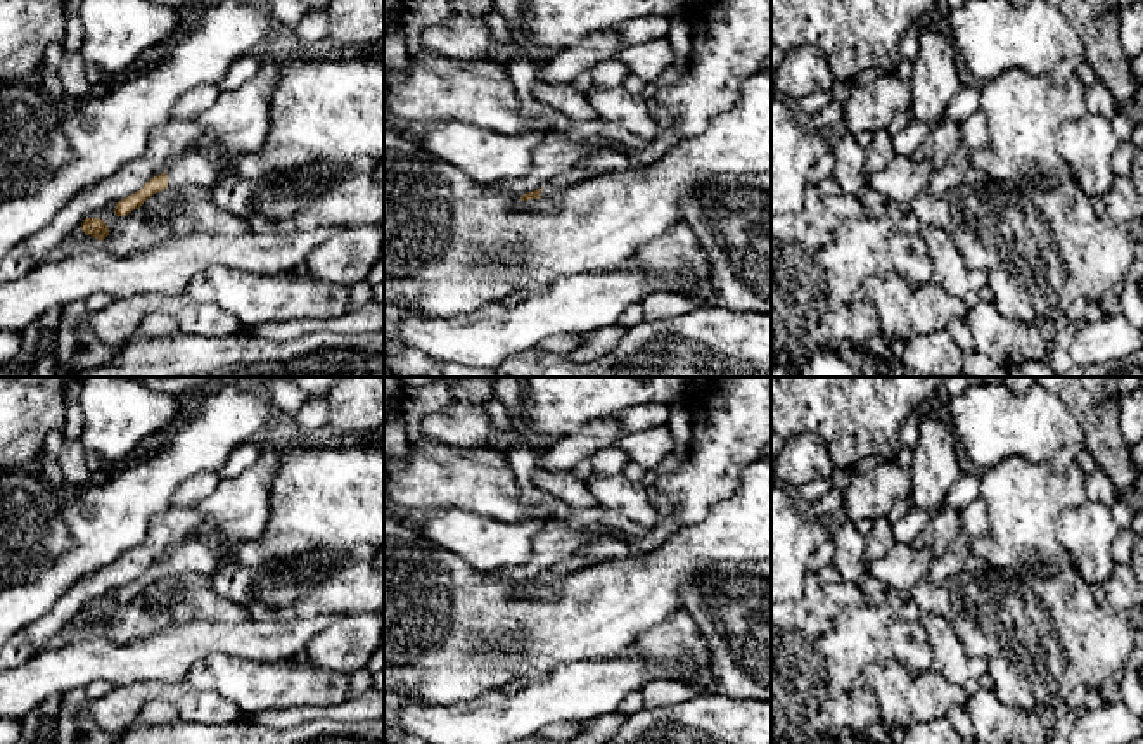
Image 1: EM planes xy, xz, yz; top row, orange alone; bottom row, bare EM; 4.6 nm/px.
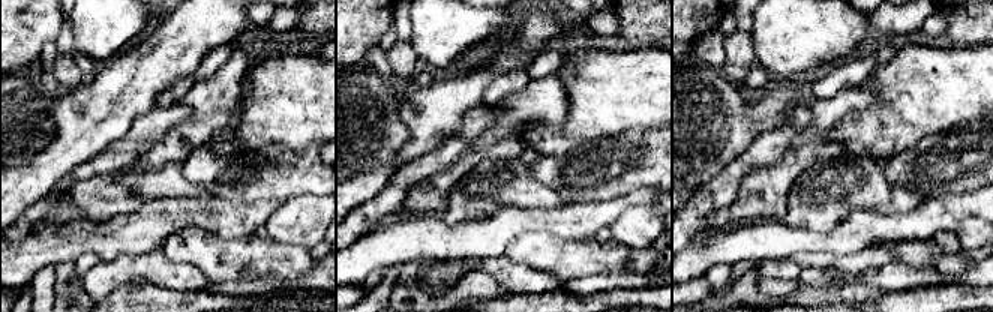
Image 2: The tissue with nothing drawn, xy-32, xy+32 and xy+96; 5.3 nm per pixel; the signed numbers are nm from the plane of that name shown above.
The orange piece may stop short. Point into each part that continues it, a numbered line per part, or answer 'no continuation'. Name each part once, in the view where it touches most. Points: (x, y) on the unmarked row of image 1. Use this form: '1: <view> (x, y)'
1: xy (237, 511)

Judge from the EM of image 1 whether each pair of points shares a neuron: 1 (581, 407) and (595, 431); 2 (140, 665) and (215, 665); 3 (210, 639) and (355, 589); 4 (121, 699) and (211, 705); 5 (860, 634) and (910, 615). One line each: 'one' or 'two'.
1: two
2: two
3: two
4: one
5: two

